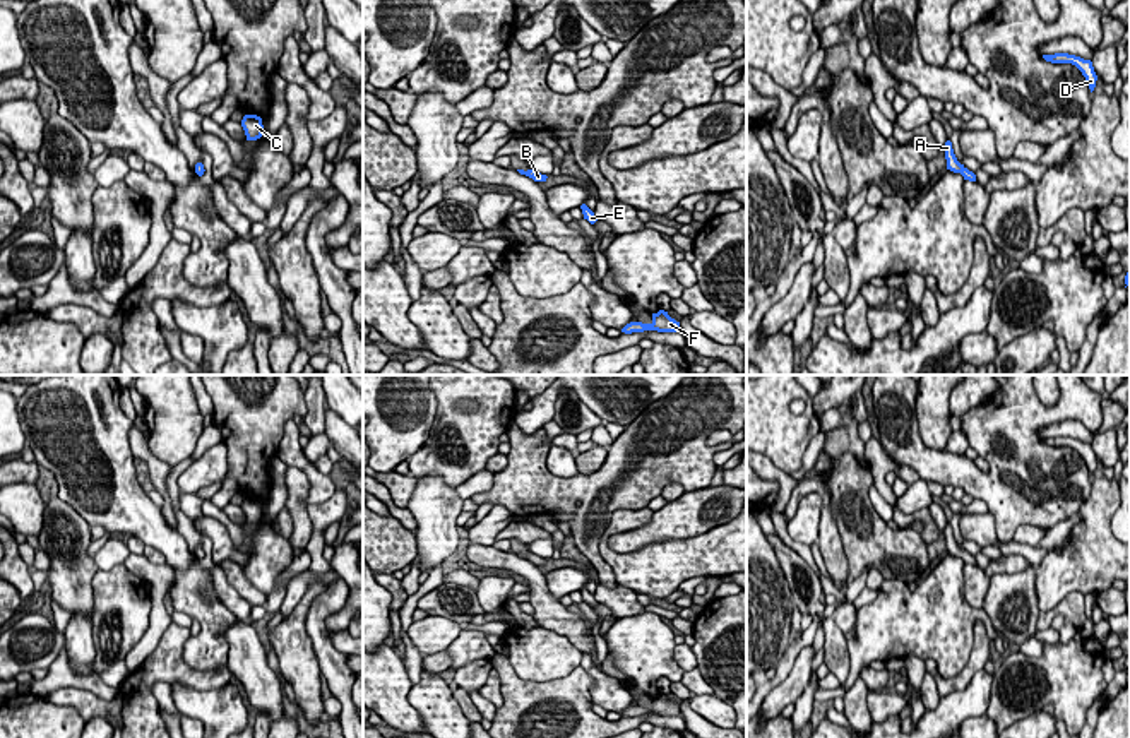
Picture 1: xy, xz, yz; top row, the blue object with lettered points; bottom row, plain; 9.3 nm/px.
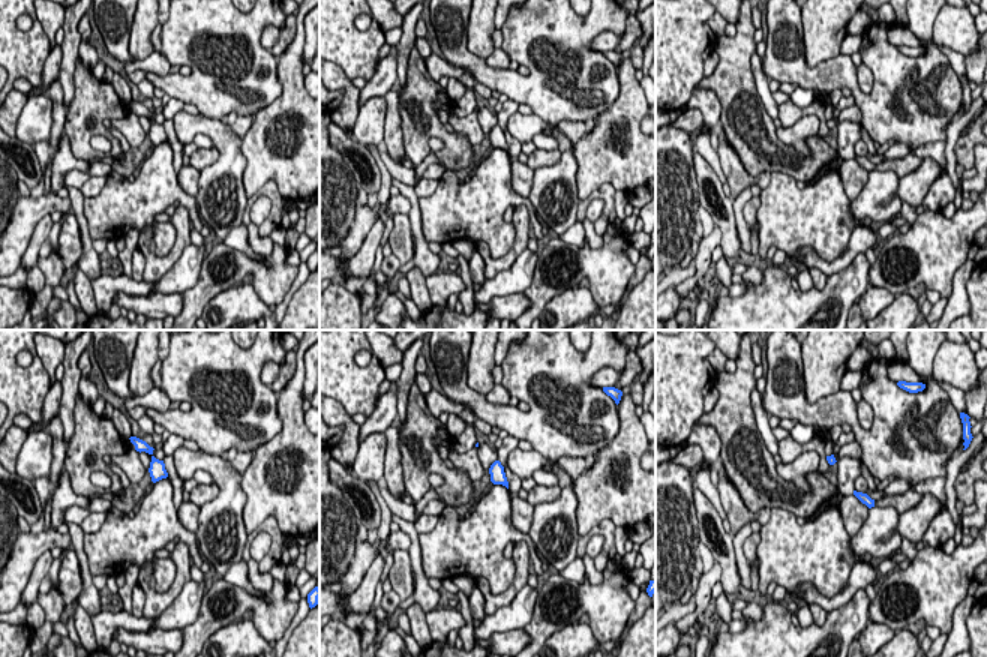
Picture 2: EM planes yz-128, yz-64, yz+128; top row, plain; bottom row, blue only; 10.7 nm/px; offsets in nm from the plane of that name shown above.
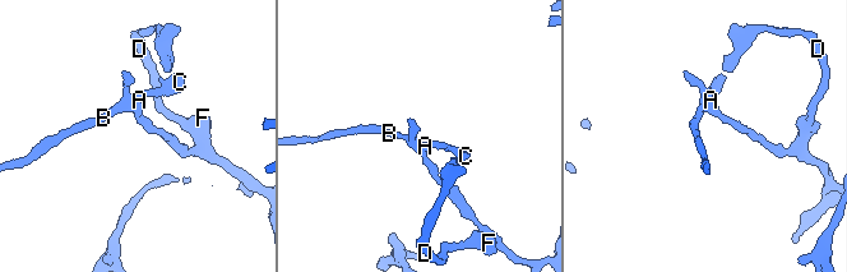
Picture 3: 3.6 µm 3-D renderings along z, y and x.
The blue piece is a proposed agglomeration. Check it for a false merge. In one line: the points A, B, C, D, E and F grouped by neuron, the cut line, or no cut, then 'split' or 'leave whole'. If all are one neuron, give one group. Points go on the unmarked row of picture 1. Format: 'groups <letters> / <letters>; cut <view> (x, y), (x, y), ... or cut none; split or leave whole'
groups A B C D E F; cut none; leave whole

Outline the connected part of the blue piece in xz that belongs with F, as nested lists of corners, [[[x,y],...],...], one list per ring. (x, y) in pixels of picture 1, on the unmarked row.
[[[659,693],[657,697],[652,697],[651,707],[630,705],[622,712],[622,716],[625,717],[644,716],[644,714],[680,716],[681,711],[680,711],[680,705],[676,705],[668,699],[668,695]]]

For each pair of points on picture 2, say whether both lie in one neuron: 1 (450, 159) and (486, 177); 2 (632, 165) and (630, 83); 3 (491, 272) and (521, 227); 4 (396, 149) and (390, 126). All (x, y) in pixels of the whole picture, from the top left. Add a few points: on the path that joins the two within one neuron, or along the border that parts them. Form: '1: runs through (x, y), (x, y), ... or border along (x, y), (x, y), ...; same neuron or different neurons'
1: border along (446, 168), (453, 171); different neurons
2: runs through (632, 144), (630, 104); same neuron
3: runs through (503, 263), (518, 248), (521, 239); same neuron
4: runs through (395, 143), (392, 132); same neuron

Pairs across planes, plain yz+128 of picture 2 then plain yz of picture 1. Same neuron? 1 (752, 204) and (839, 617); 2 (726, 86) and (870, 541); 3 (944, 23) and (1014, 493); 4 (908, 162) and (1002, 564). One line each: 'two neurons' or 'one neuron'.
1: one neuron
2: one neuron
3: one neuron
4: one neuron

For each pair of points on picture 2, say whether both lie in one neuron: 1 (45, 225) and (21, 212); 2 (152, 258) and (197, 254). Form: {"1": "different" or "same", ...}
{"1": "different", "2": "different"}

